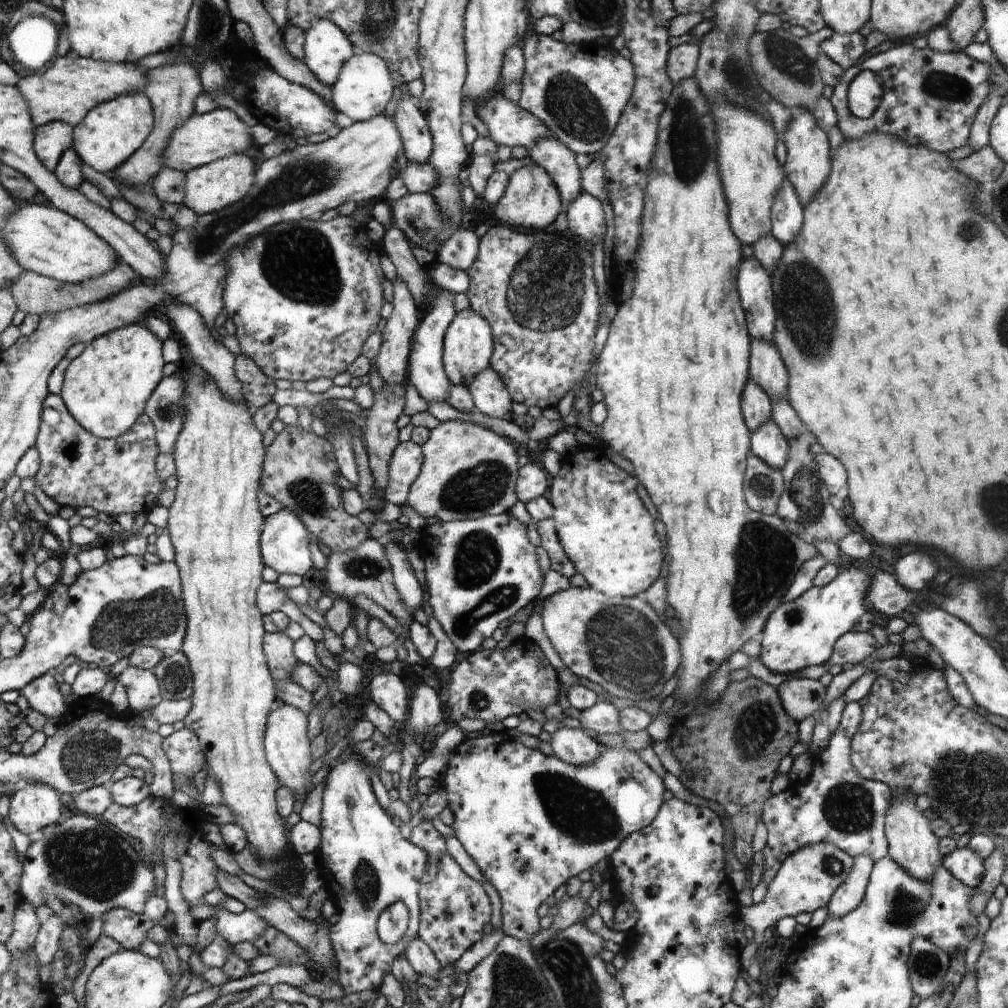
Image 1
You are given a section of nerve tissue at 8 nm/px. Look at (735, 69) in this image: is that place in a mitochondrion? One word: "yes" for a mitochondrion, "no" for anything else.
yes

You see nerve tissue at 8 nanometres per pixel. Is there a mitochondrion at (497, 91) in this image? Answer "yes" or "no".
no

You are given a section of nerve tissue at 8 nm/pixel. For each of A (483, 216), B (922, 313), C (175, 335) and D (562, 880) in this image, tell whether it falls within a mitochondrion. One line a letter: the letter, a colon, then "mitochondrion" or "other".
A: other
B: other
C: other
D: other

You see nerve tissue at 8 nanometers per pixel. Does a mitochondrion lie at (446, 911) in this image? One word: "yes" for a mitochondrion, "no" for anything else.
yes

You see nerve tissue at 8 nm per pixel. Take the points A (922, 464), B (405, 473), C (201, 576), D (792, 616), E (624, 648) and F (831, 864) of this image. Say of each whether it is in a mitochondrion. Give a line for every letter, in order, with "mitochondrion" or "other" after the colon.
A: other
B: other
C: other
D: mitochondrion
E: mitochondrion
F: mitochondrion

